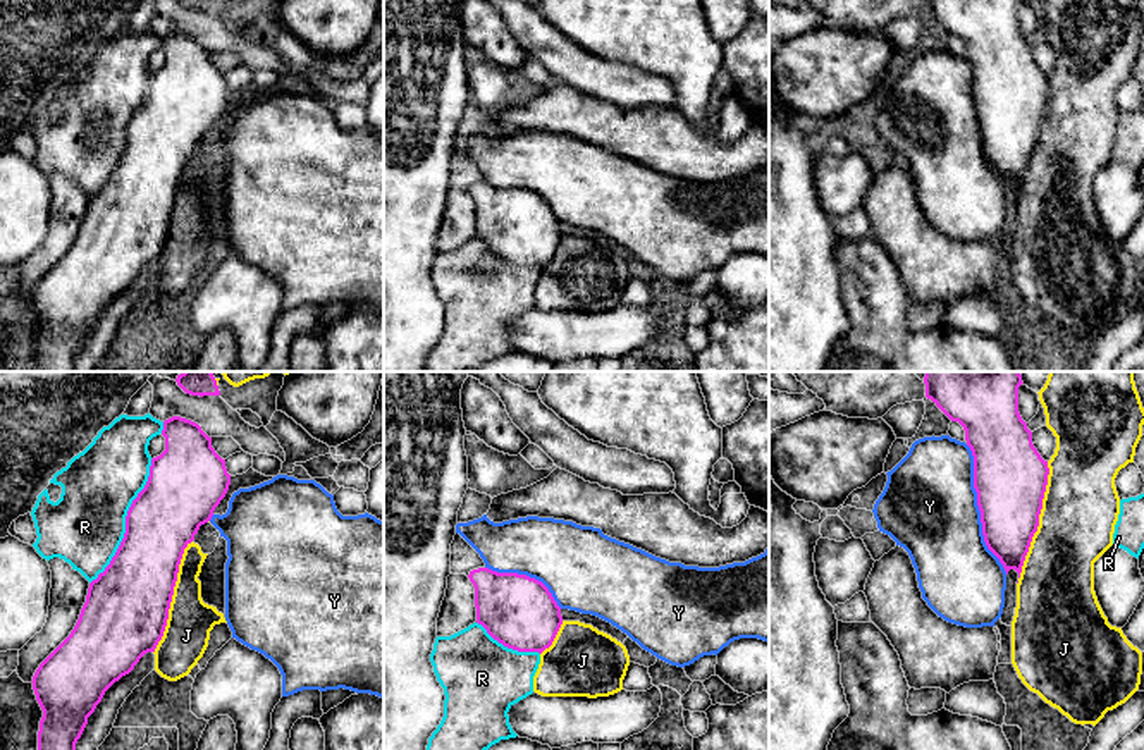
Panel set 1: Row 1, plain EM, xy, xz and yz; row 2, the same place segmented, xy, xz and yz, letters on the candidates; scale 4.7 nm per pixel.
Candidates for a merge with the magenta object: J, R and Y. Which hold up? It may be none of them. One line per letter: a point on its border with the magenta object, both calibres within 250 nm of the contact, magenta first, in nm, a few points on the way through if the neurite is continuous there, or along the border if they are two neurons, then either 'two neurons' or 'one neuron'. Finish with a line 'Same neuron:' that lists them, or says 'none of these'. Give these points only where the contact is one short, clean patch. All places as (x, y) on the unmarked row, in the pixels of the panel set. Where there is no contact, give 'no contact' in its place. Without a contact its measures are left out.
J: yz (1038, 135) | 340/360 nm | two neurons
R: xy (126, 136) | 320/360 nm | two neurons
Y: yz (979, 124) | 340/440 nm | two neurons
Same neuron: none of these

